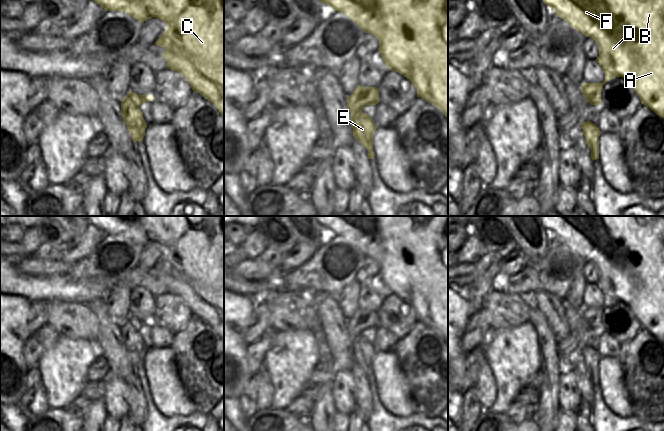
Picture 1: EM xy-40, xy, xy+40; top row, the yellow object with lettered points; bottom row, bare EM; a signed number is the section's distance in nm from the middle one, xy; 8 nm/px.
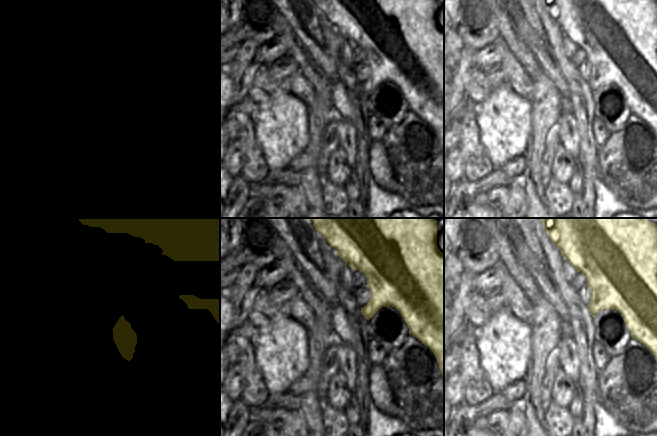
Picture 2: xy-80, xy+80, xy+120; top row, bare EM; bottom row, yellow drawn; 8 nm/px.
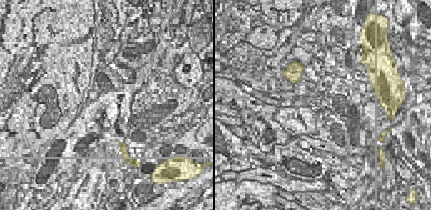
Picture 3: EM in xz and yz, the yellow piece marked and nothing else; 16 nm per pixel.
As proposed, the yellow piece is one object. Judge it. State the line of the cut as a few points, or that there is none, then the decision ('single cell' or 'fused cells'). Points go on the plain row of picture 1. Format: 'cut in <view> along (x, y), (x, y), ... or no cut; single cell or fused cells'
cut in xy along (357, 310), (365, 319), (369, 319), (372, 322), (373, 328); fused cells

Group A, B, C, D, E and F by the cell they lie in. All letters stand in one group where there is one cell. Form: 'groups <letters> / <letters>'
groups A B C D F / E

